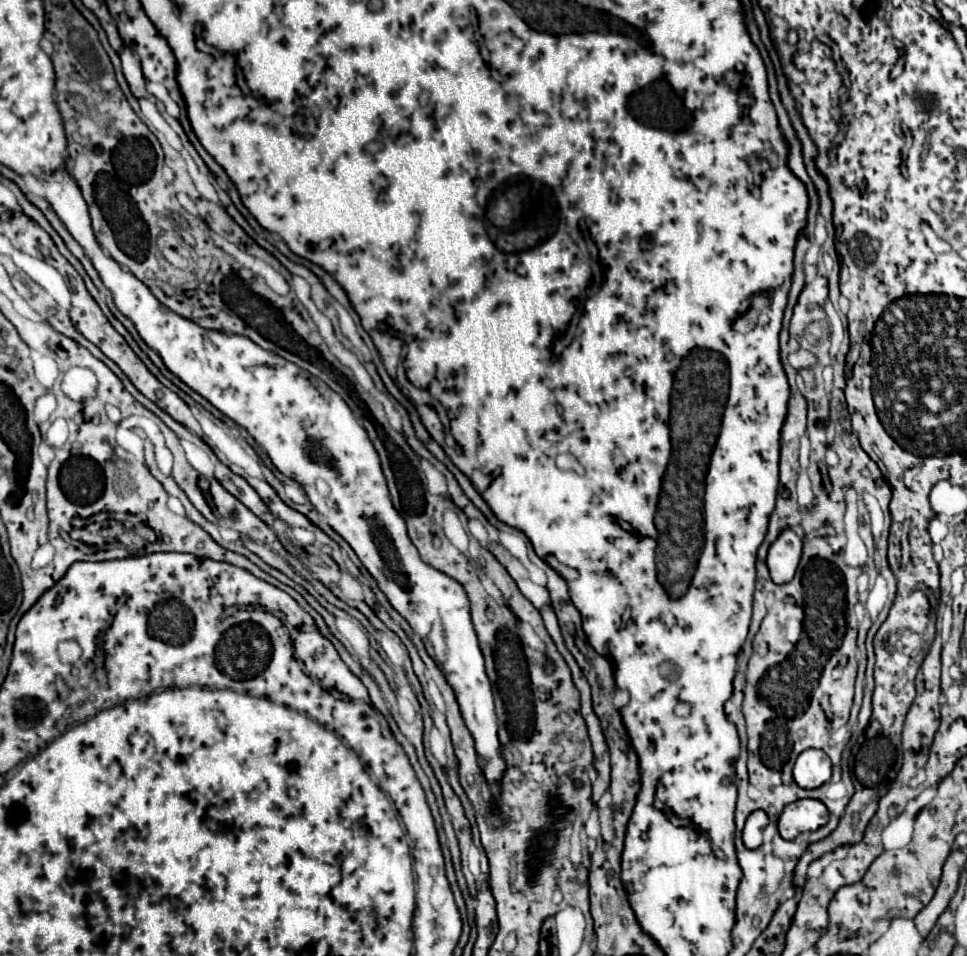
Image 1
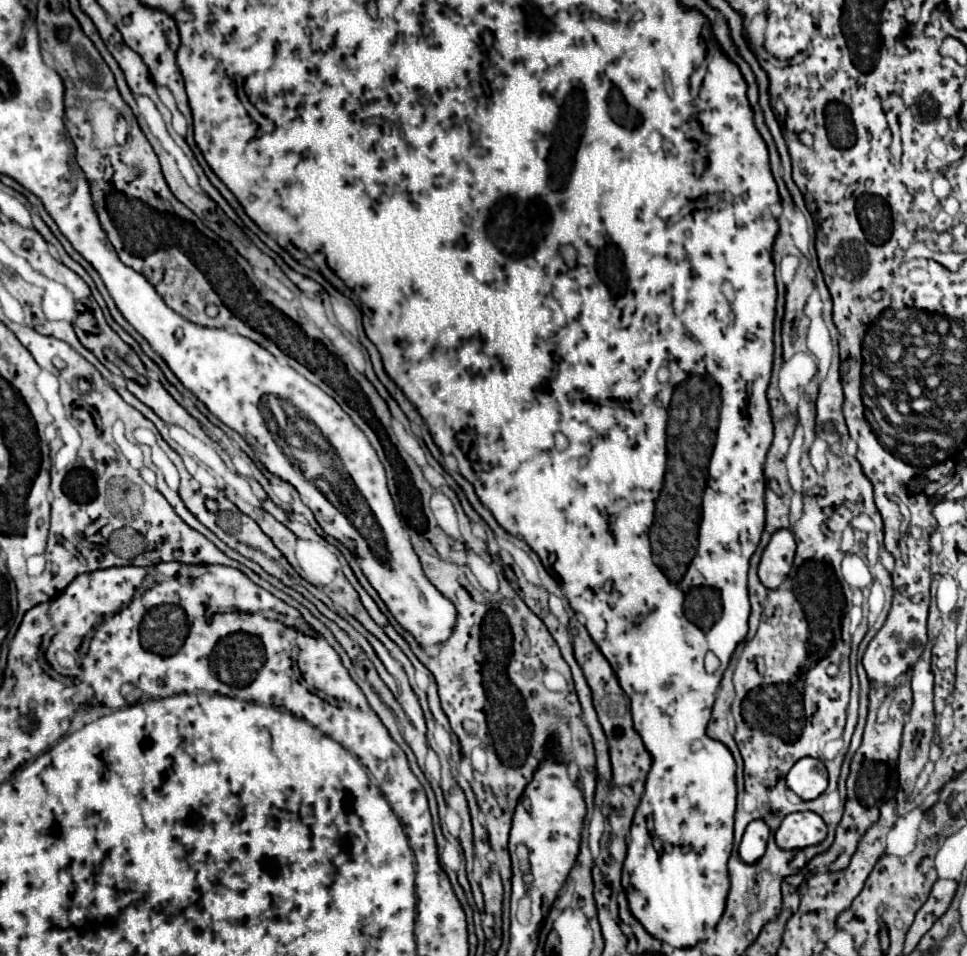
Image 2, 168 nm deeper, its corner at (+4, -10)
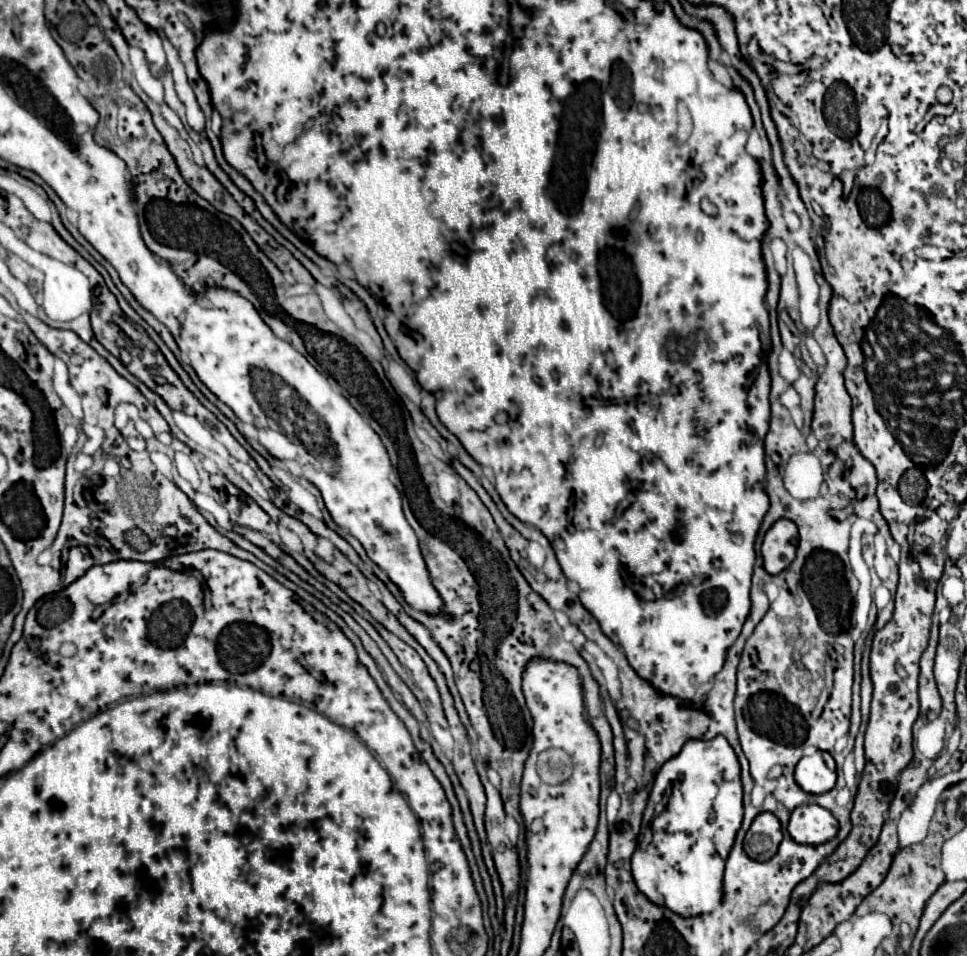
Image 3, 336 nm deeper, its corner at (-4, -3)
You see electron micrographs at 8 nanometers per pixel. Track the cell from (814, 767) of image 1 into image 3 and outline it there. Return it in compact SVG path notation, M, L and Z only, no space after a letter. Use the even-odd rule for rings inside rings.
M816 750L796 766L796 782L804 792L824 794L836 784L836 764L828 752Z

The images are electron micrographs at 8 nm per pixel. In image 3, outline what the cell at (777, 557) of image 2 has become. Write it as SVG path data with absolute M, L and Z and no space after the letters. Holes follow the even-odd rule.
M786 518L778 520L764 536L762 542L762 558L764 558L764 570L768 574L776 576L784 572L792 558L796 558L796 546L798 546L798 530L794 522L788 522Z

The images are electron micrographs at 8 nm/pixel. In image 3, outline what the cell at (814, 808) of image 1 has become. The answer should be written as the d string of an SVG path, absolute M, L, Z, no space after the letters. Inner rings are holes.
M808 804L792 812L788 832L800 844L824 844L838 834L838 820L830 810Z

